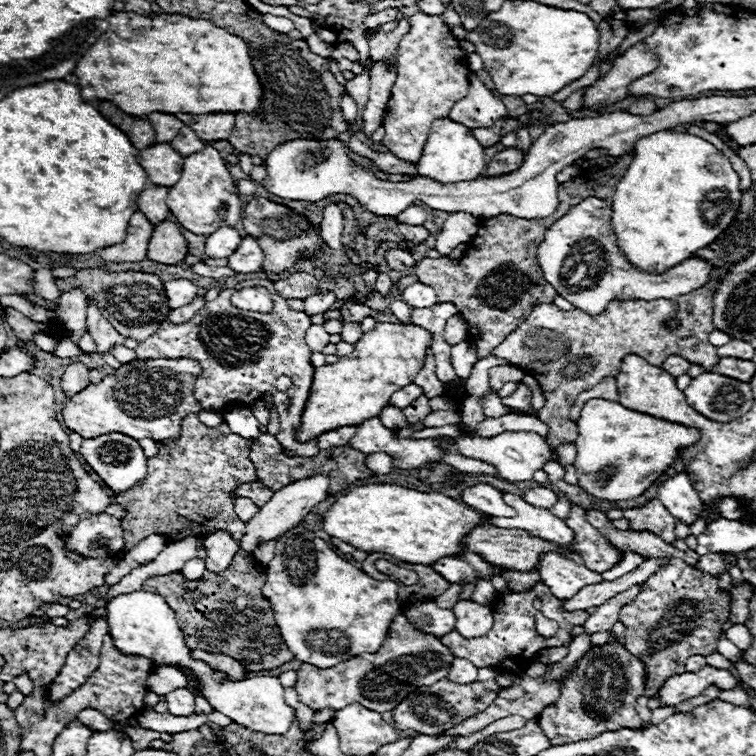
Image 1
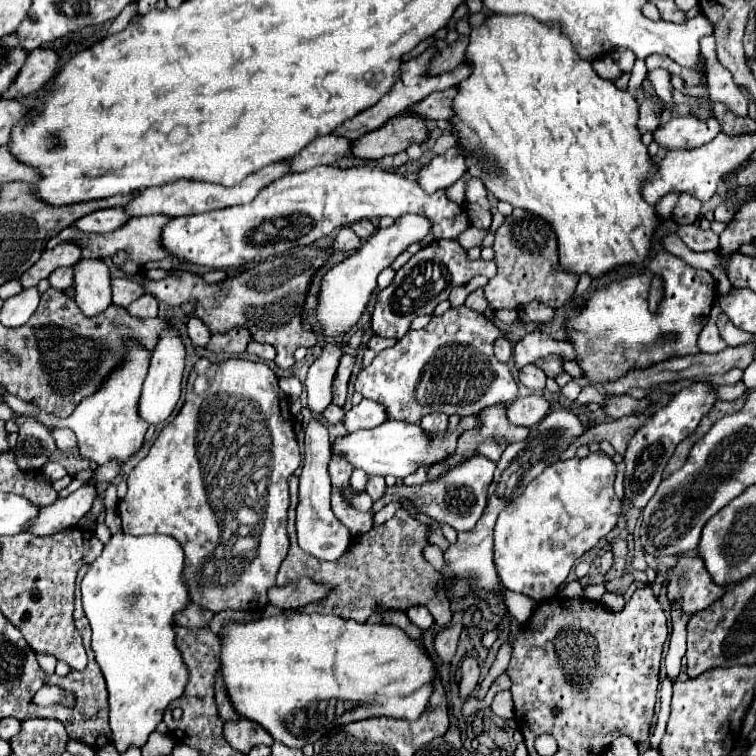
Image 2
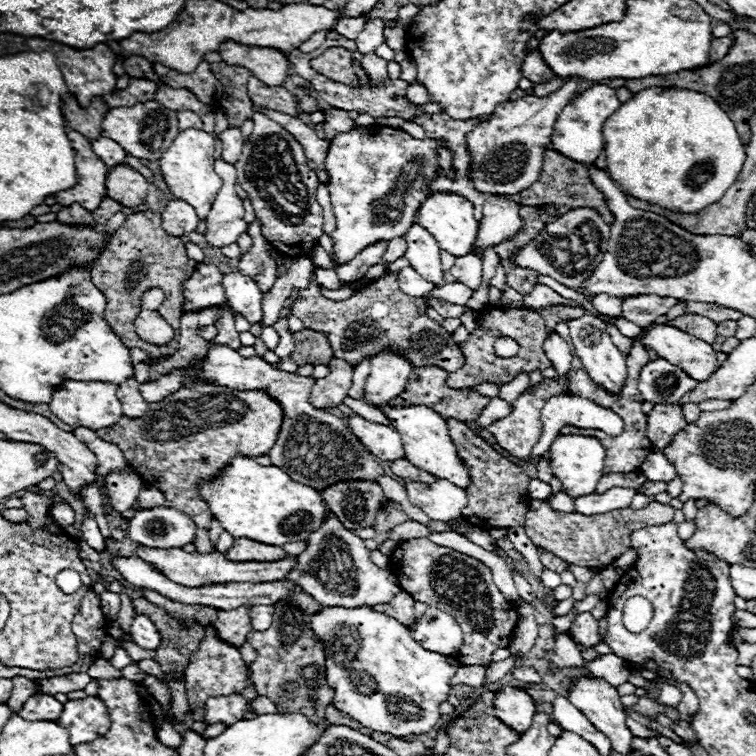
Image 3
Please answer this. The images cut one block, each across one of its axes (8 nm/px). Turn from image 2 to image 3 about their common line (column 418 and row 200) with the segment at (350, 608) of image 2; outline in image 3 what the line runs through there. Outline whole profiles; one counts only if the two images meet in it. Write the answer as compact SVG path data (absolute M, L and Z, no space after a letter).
M546 150L544 154L544 162L542 162L542 174L540 174L540 180L526 188L520 198L522 198L522 204L526 206L544 206L544 204L556 204L560 214L564 214L566 210L572 210L572 208L594 208L598 210L598 214L608 222L612 224L614 222L614 214L606 208L604 204L604 194L592 184L590 180L590 174L584 166L578 166L576 162L570 162L568 158L562 158L560 154L554 154L554 150Z

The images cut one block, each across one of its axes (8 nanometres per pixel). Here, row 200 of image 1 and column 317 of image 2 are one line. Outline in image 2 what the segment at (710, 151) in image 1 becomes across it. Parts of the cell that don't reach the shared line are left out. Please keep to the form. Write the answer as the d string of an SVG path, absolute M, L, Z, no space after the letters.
M282 612L278 616L266 616L248 624L232 620L222 626L218 638L222 646L222 680L232 706L242 718L260 724L274 740L290 748L302 748L306 742L314 744L328 730L324 726L306 738L296 738L286 728L286 720L290 716L296 716L306 706L314 706L318 702L334 702L334 718L330 718L330 728L372 716L406 720L420 718L428 706L432 682L438 672L438 664L426 654L426 650L418 642L410 640L400 628L384 624L358 624L354 620L342 620L328 614Z

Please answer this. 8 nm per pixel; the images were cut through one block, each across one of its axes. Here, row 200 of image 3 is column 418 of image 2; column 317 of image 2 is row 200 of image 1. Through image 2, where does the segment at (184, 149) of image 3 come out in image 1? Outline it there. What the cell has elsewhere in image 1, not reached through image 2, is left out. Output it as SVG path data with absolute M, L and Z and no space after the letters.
M206 146L202 152L196 152L196 154L190 154L184 158L182 176L170 188L166 200L168 200L168 206L170 206L172 214L176 216L176 220L192 234L208 236L208 234L214 234L214 230L218 230L222 226L234 228L242 218L242 202L238 196L236 182L224 162L224 158L212 146Z

